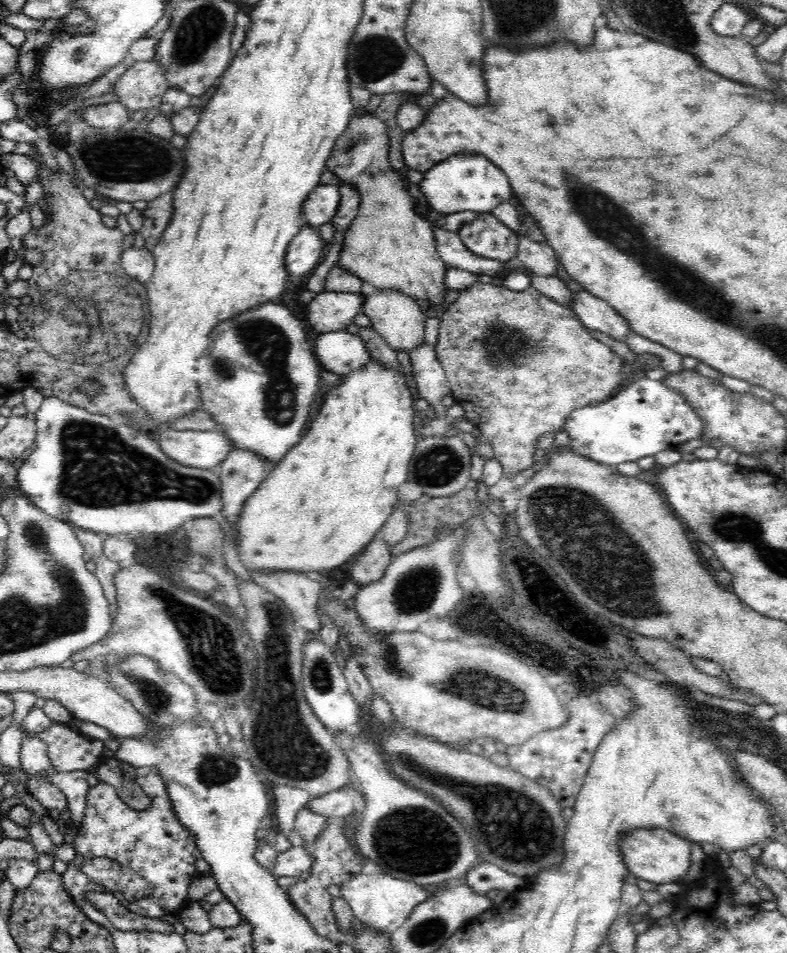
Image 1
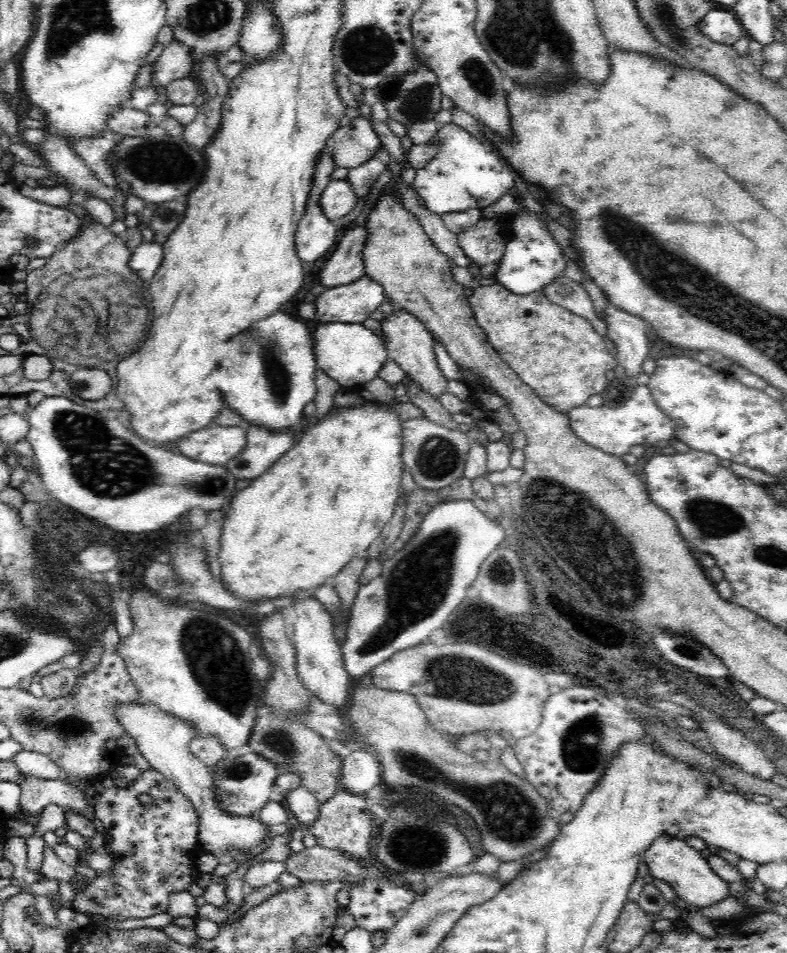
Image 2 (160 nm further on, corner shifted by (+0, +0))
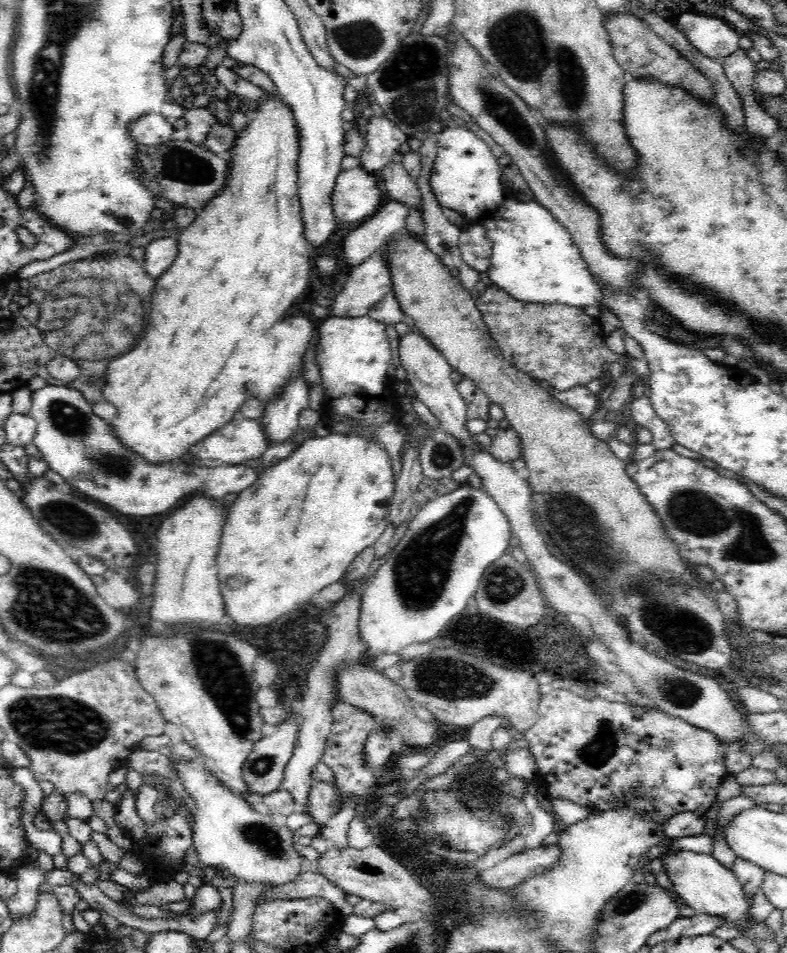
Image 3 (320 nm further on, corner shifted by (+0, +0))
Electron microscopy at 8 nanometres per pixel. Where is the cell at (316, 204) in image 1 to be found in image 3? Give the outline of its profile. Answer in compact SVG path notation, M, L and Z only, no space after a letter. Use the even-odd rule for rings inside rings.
M362 167L341 170L332 194L333 212L338 222L364 223L380 206L377 177Z

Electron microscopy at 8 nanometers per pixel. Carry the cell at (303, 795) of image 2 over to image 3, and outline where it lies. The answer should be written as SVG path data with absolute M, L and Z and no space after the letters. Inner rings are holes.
M374 547L365 548L348 567L344 578L344 587L346 593L342 599L337 602L336 606L329 610L328 618L325 618L327 625L327 640L323 649L319 652L318 661L312 664L310 674L307 680L307 692L303 696L301 704L299 704L300 714L302 716L299 738L294 746L292 757L285 769L285 776L282 784L284 789L288 790L290 795L294 797L296 804L300 803L308 806L309 792L313 787L312 774L316 766L323 759L328 743L328 736L333 728L332 706L339 699L336 675L337 672L348 663L356 664L363 660L366 643L360 639L360 629L358 626L360 618L361 593L353 592L351 584L353 580L362 579L364 574L368 572L370 564L377 559L374 555Z

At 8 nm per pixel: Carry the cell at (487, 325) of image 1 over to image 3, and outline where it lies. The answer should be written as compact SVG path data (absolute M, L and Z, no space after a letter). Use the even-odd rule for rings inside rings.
M494 285L488 287L475 301L504 358L516 369L525 372L537 382L543 383L550 390L564 392L578 385L586 385L596 378L605 380L608 376L602 369L604 364L610 364L617 369L623 360L622 354L615 354L606 346L606 335L602 332L600 321L586 314L580 307L551 302L530 304L513 298L508 295L508 292Z

